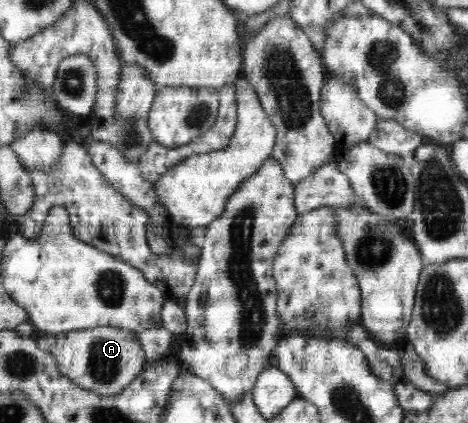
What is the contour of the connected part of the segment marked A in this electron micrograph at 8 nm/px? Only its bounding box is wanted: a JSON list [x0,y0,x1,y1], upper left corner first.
[51,326,147,396]

